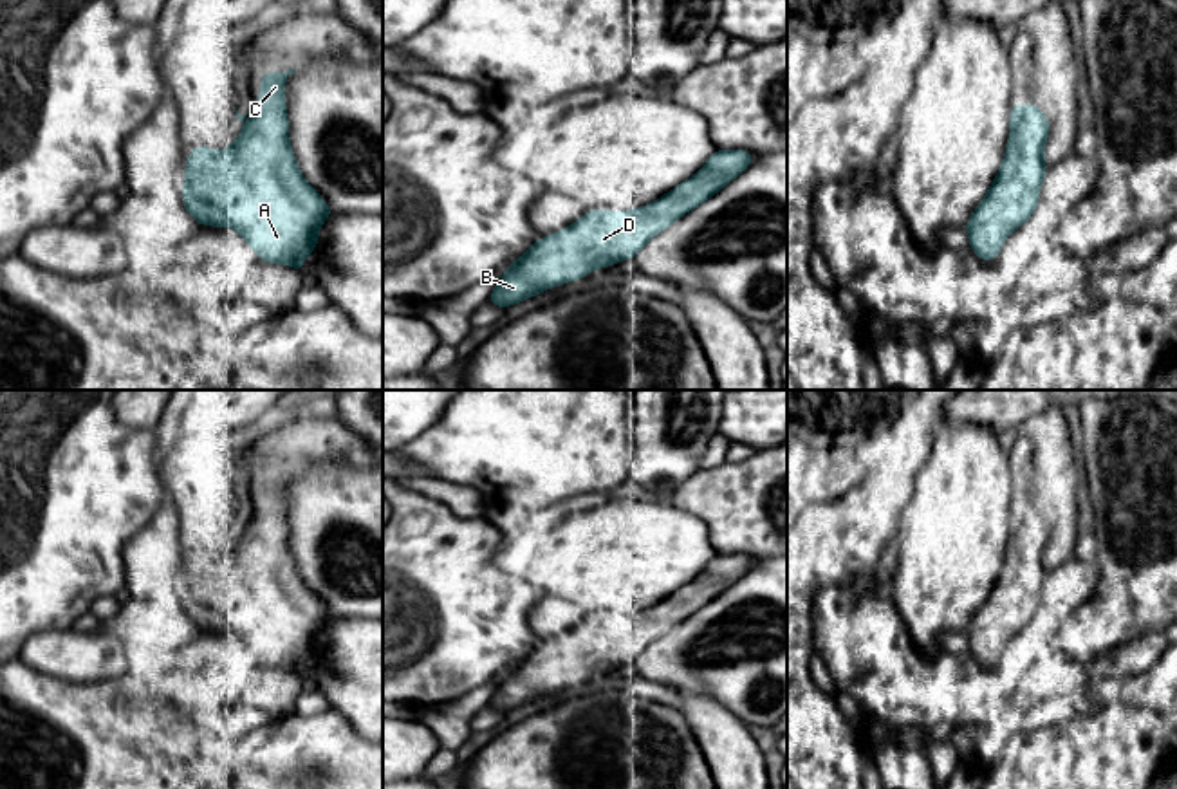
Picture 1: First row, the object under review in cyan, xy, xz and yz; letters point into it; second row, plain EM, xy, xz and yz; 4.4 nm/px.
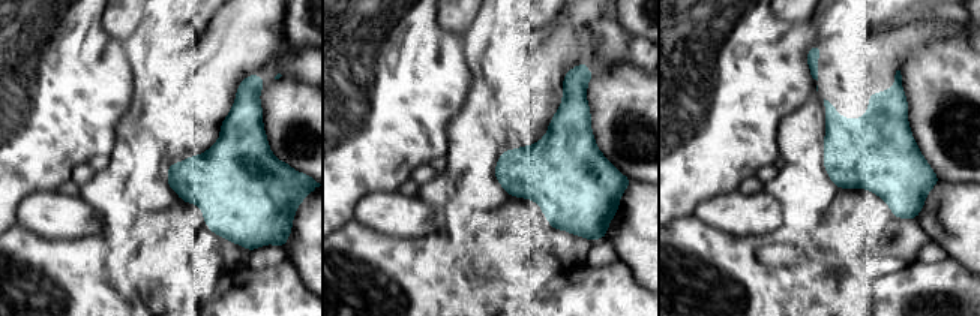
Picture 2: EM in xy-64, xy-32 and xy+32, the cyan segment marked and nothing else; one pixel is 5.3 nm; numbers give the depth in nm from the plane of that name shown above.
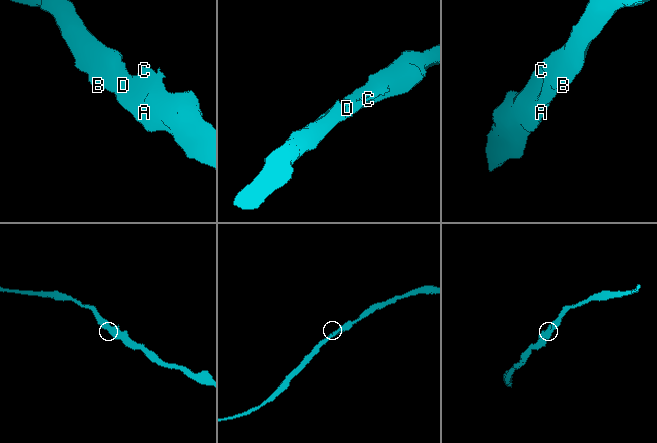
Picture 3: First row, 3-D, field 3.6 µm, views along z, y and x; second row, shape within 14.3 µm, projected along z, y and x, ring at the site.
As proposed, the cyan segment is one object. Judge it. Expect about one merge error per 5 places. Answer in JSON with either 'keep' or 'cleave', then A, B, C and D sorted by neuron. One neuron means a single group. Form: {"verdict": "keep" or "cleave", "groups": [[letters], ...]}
{"verdict": "keep", "groups": [["A", "B", "C", "D"]]}

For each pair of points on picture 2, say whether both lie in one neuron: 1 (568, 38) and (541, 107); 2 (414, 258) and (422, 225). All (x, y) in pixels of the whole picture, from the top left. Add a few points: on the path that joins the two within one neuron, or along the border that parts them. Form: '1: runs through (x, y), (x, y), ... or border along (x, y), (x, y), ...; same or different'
1: runs through (557, 54), (545, 71), (545, 90); same
2: border along (440, 231), (419, 237), (384, 235); different

